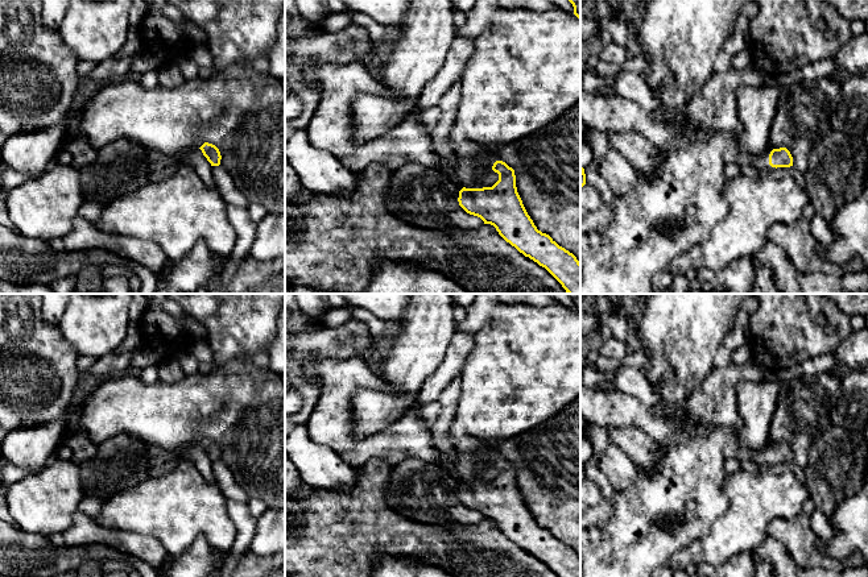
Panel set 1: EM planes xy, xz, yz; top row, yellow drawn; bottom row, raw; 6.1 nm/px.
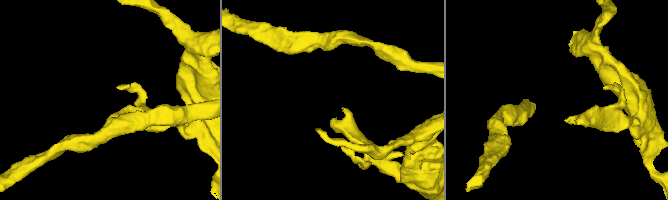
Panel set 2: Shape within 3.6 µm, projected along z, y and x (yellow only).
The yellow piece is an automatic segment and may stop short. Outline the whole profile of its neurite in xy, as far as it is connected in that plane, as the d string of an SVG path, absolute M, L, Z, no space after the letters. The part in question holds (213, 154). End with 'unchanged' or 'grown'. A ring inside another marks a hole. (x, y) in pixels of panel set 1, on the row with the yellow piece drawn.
M204 142L199 149L202 150L207 161L211 163L211 166L220 165L222 155L219 149L215 145Z; unchanged

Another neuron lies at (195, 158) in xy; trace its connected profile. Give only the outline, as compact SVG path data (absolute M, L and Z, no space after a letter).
M199 148L193 149L178 158L175 158L178 163L190 165L194 167L199 178L211 188L219 188L216 179L212 175L212 165L207 161Z

